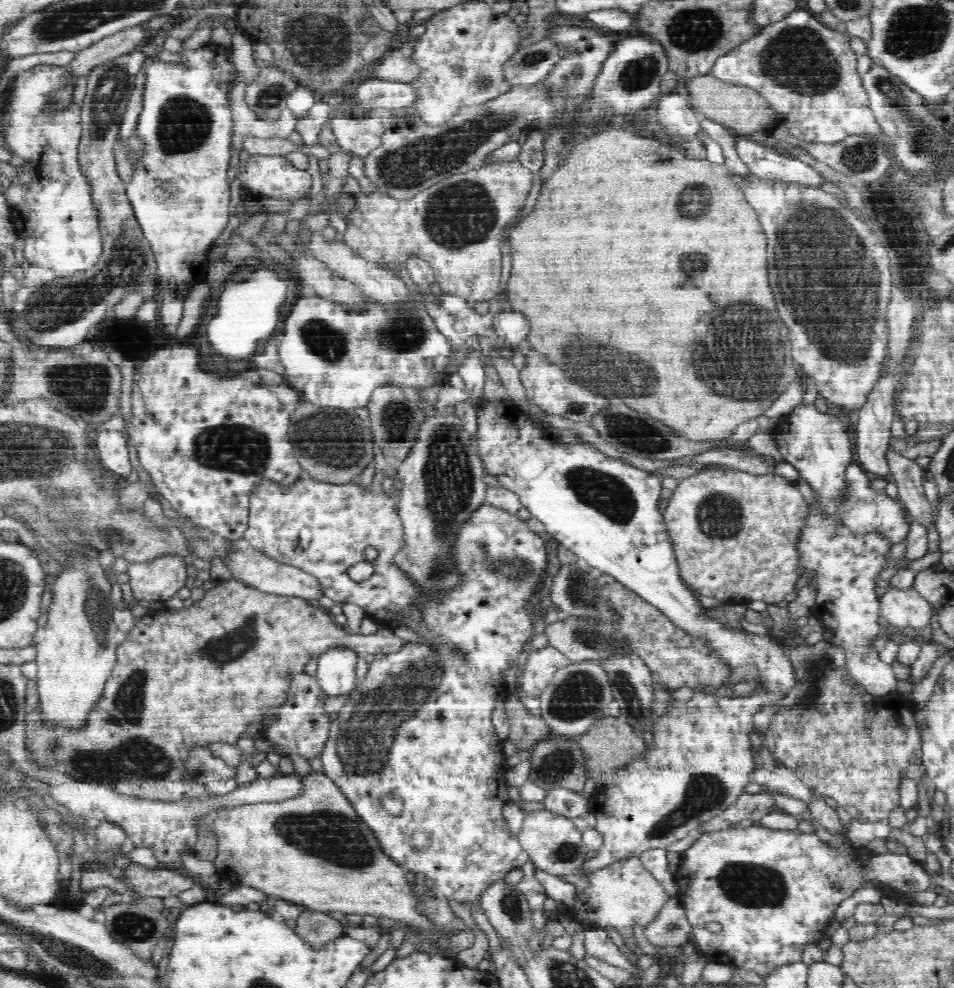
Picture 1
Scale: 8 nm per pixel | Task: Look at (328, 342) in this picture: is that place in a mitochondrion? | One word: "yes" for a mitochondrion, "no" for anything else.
yes

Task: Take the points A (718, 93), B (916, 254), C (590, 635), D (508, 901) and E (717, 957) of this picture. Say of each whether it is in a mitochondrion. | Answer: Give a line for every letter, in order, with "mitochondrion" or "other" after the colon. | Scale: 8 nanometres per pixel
A: other
B: other
C: mitochondrion
D: mitochondrion
E: other

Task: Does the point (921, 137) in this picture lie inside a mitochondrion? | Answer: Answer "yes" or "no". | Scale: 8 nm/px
yes

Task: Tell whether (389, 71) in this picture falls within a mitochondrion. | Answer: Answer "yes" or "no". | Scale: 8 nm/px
no

